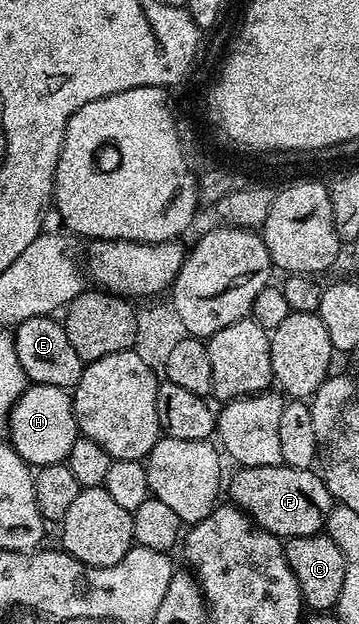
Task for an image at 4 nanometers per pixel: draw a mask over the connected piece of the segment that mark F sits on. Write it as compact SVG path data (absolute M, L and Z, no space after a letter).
M244 466L228 478L229 501L260 528L280 539L323 533L332 505L331 494L321 473L313 469L280 466Z

